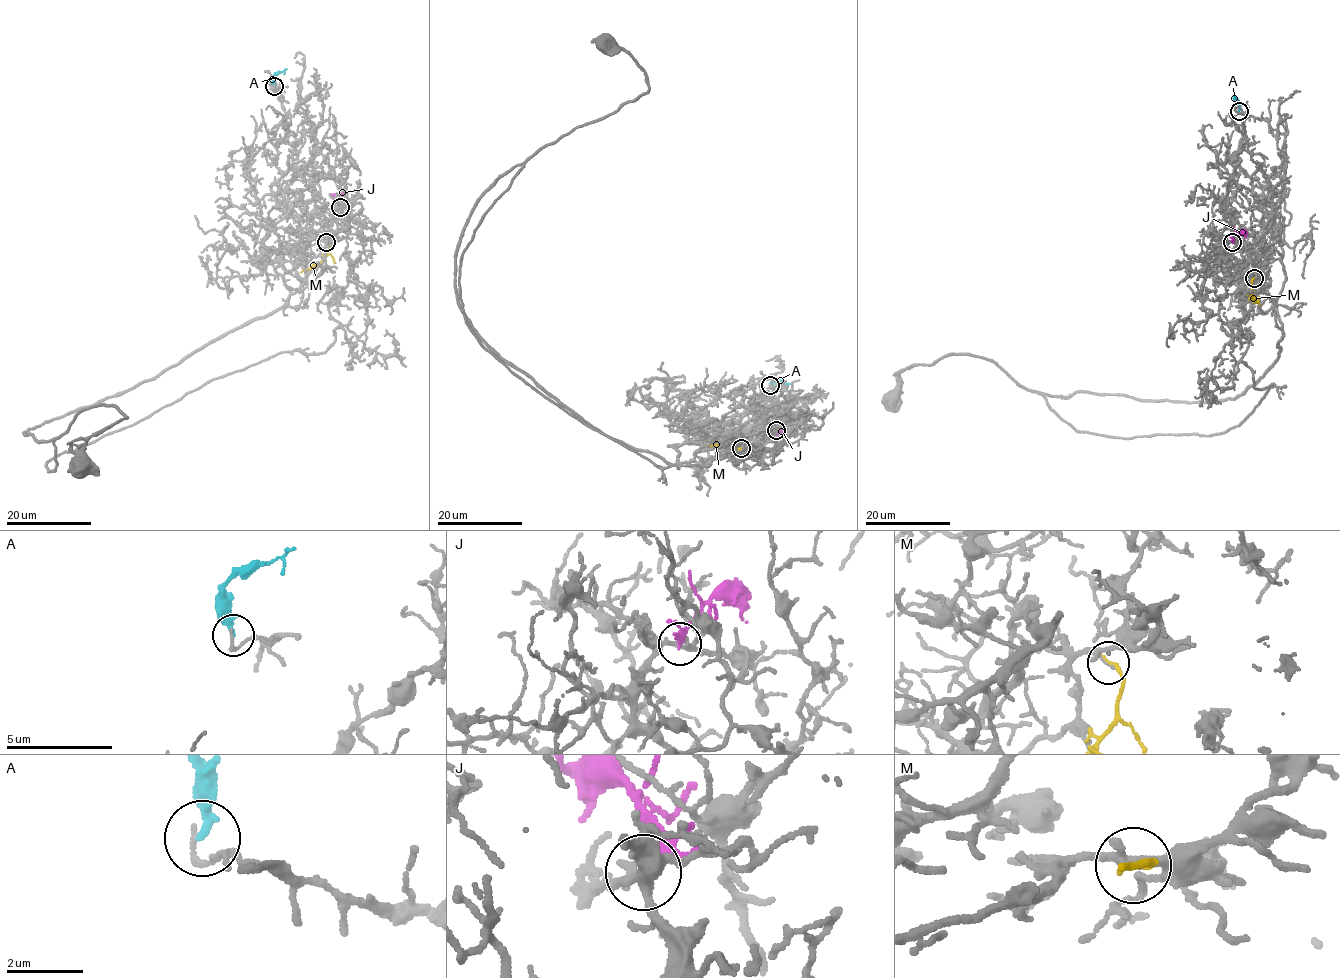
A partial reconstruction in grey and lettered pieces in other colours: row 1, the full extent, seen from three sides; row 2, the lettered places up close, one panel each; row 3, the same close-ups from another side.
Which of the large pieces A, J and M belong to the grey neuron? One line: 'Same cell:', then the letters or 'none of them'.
Same cell: none of them

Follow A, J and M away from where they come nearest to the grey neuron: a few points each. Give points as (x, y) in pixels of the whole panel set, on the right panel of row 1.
A: (1239, 111), (1233, 94)
J: (1232, 242), (1239, 233), (1246, 238)
M: (1253, 278), (1252, 290), (1259, 305)

